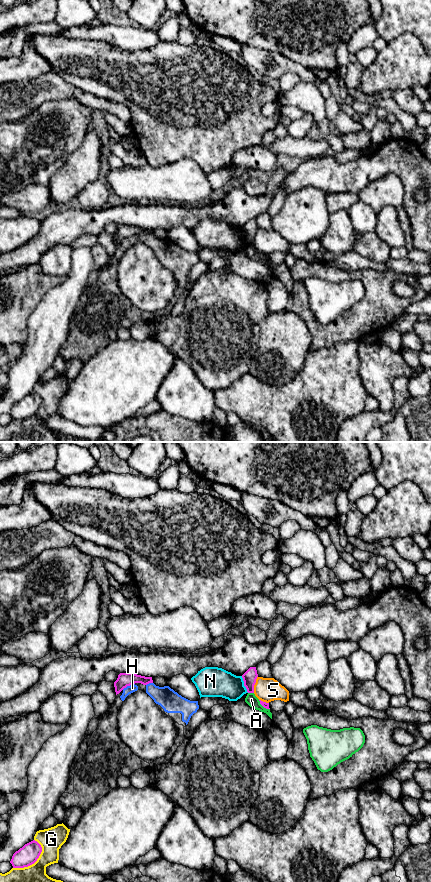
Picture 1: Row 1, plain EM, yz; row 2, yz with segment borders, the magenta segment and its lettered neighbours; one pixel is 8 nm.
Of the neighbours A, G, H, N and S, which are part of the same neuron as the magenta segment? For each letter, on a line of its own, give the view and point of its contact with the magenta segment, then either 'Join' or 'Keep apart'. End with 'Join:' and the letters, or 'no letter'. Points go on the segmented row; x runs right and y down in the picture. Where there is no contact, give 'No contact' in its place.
A: Touches magenta at yz (251, 692). Keep apart
G: Touches magenta at yz (34, 862). Keep apart
H: Touches magenta at yz (128, 685). Keep apart
N: Touches magenta at yz (244, 684). Keep apart
S: Touches magenta at yz (254, 684). Keep apart
Join: no letter

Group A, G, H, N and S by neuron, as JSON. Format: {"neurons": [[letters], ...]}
{"neurons": [["A"], ["G"], ["H"], ["N"], ["S"]]}

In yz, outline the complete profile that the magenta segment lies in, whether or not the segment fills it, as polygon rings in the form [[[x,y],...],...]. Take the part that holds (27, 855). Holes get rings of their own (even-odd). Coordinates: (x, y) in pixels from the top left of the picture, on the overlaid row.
[[[33,840],[16,851],[10,863],[13,868],[24,868],[34,864],[42,852],[41,845]]]

